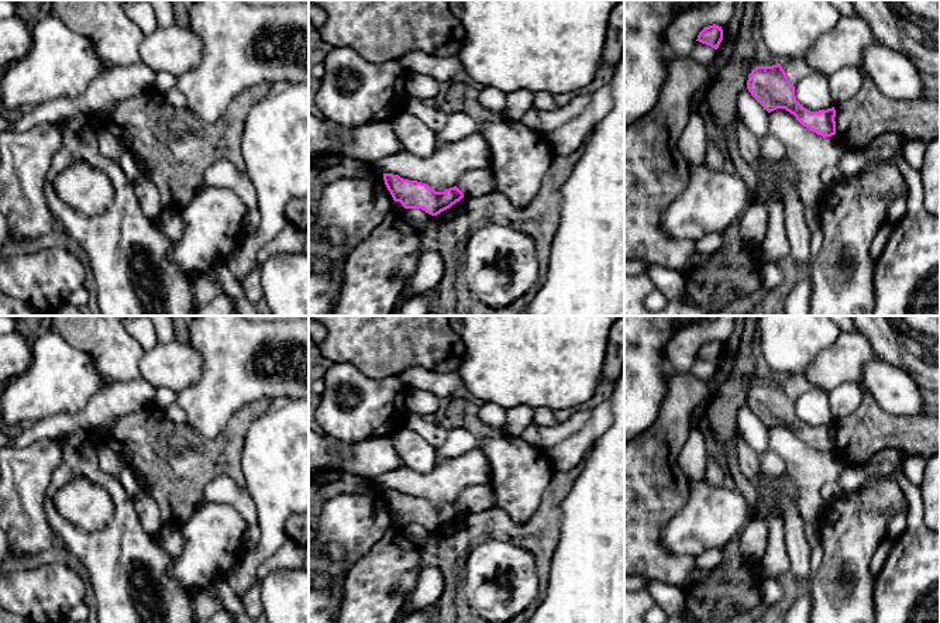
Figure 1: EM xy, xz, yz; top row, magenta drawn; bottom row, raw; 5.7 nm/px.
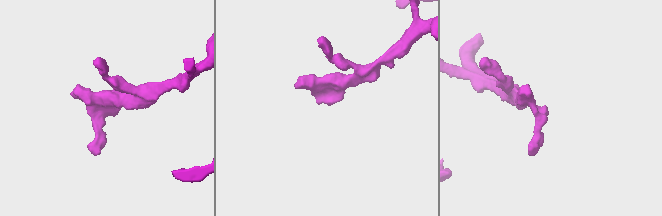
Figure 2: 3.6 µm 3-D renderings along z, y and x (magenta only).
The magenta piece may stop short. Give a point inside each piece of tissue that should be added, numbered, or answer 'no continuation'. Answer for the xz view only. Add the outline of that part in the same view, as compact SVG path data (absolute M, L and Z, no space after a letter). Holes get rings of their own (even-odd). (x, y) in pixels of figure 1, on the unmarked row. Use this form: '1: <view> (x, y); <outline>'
no continuation

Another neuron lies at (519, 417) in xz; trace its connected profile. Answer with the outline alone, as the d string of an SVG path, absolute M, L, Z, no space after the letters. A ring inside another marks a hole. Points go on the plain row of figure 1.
M514 406L507 410L505 434L520 437L523 430L534 423L534 409L528 406Z

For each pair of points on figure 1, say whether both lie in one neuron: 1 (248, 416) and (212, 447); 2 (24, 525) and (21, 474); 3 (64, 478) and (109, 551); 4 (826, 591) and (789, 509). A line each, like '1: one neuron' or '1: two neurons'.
1: one neuron
2: one neuron
3: one neuron
4: two neurons

